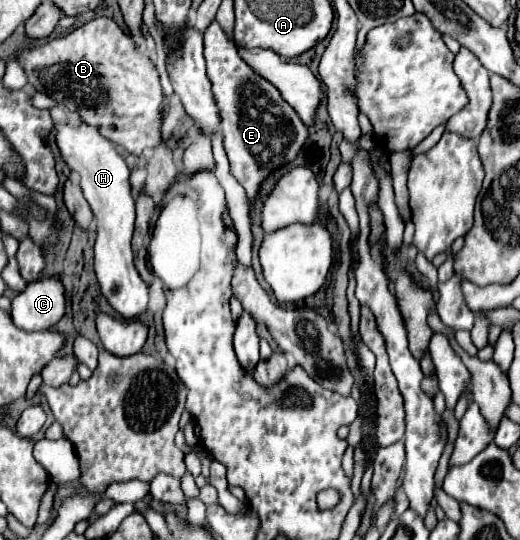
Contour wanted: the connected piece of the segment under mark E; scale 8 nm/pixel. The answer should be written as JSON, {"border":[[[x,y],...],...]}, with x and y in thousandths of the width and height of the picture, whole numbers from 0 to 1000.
{"border":[[[408,39],[392,57],[392,106],[427,213],[427,250],[446,324],[473,350],[481,376],[488,376],[500,365],[504,339],[515,324],[562,302],[573,280],[581,280],[592,239],[573,220],[569,206],[542,183],[538,169],[462,109],[454,83],[446,83],[415,39]]]}

